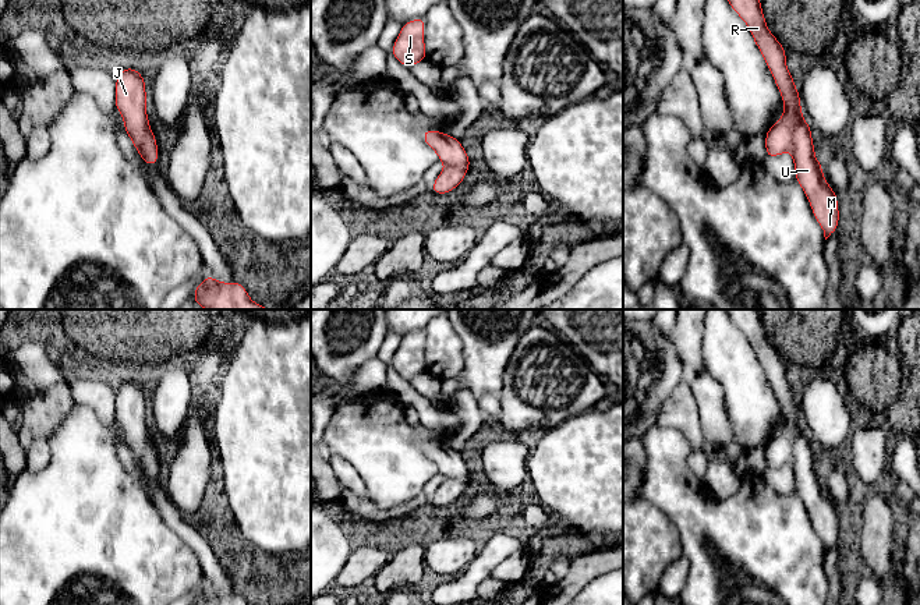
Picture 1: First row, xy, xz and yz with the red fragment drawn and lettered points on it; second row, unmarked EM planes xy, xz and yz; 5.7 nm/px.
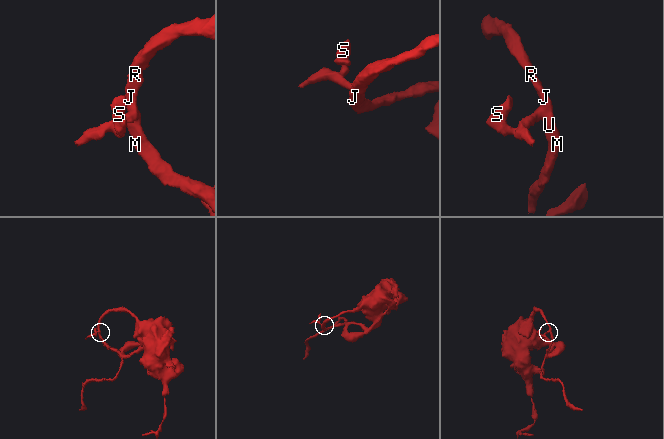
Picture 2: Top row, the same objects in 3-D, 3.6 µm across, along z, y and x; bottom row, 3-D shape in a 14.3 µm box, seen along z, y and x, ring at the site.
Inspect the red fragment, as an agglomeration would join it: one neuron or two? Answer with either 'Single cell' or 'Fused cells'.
Fused cells

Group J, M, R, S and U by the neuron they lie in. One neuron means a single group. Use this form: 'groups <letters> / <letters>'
groups J M R U / S

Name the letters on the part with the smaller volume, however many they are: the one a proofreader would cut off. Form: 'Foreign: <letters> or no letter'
Foreign: S

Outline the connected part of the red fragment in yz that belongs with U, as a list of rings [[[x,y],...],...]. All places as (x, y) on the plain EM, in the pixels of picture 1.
[[[758,309],[725,311],[750,342],[781,404],[783,413],[782,431],[790,438],[793,446],[792,468],[795,491],[803,500],[814,530],[821,538],[827,552],[836,544],[839,537],[838,509],[824,491],[822,477],[815,471],[811,438],[803,432],[800,406],[799,401],[795,400],[795,392],[786,379],[786,362],[769,344]]]

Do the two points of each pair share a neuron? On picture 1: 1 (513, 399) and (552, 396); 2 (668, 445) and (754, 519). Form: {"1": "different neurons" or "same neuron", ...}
{"1": "same neuron", "2": "same neuron"}

